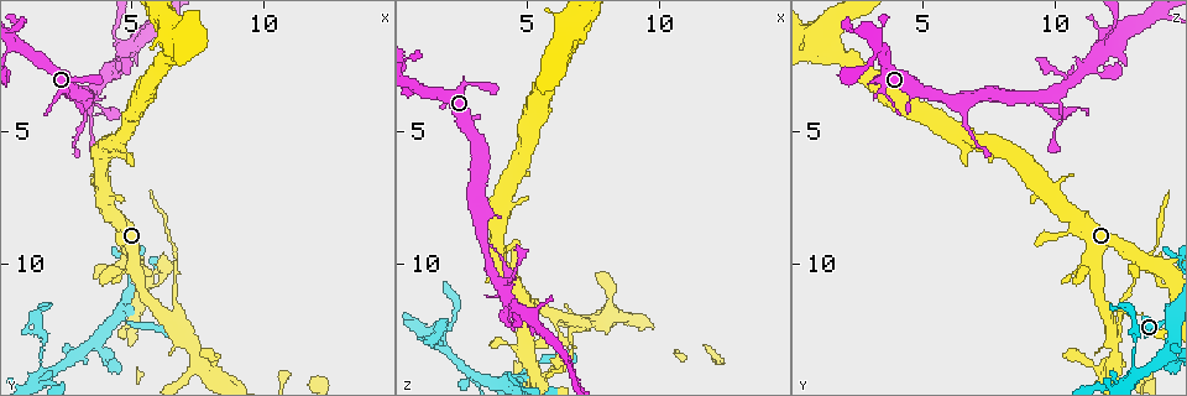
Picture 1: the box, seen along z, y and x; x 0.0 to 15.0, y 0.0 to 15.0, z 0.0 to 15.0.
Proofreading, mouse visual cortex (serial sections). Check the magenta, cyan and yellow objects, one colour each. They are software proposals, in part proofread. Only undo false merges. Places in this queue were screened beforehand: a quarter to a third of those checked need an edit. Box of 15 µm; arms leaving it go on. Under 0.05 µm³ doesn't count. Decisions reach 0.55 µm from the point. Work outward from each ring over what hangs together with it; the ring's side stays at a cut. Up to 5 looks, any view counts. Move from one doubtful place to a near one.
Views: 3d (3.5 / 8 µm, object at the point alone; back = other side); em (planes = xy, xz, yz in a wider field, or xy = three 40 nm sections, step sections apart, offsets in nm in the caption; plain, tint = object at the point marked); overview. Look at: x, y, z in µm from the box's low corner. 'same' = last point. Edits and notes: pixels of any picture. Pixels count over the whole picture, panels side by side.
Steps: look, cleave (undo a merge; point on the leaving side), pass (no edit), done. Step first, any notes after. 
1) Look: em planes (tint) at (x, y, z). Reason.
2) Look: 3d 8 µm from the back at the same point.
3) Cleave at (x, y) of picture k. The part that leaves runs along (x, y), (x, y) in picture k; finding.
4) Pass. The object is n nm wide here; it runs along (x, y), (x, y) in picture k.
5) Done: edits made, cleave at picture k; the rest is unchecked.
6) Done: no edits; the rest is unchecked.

Look: 3d 3.5 µm at (3.3, 3.6, 9.2).

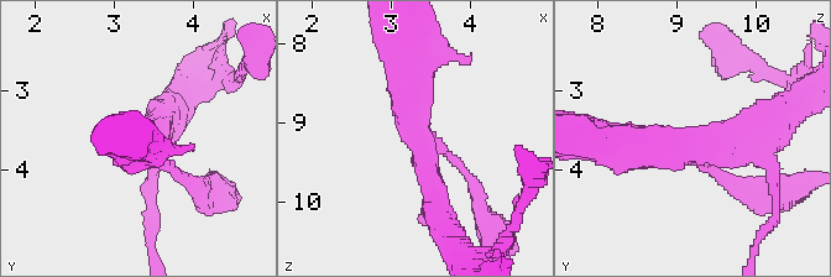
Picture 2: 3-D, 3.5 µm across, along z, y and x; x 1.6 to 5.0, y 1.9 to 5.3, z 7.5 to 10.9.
Look: em planes (tint) at (3.40, 3.70, 9.25).

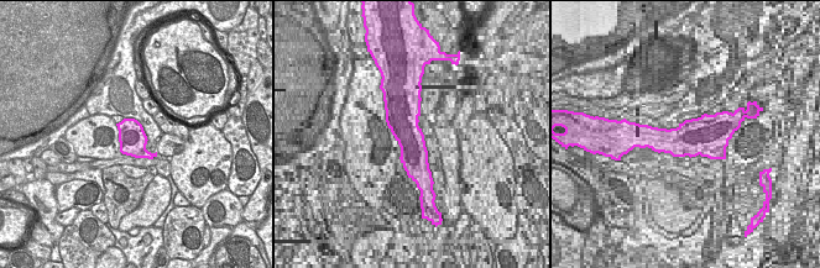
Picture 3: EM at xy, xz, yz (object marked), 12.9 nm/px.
Cleave at (192, 181) of picture 2. The object is 360 nm wide here; the part that leaves runs along (163, 167), (202, 193), (217, 189) in picture 2; two cells meet here.

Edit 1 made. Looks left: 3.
Look: 3d 3.5 µm at (5.3, 9.8, 14.3).

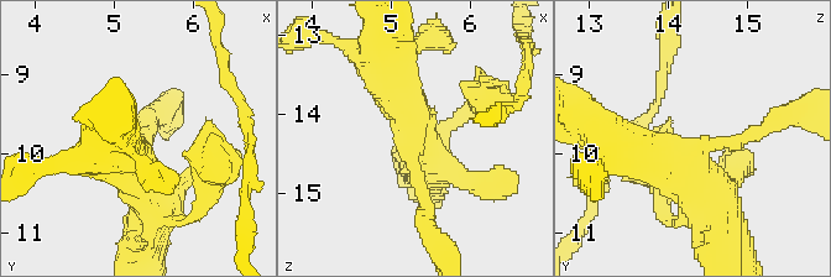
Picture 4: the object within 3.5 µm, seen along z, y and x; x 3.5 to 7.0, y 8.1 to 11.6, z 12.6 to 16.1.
Look: em planes (tint) at (5.25, 9.90, 14.40). Now the EM.

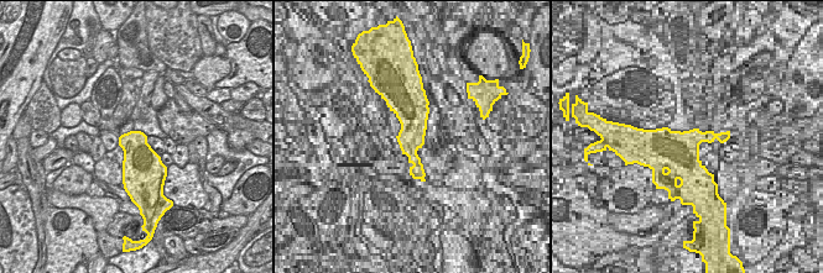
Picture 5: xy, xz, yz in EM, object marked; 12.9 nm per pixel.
Pass. The object is 400 nm wide here; it runs along (392, 78), (412, 116), (423, 192) in picture 4; one cell here.

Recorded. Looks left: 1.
Done: edits made, cleave at picture 2; the rest is unchecked.

